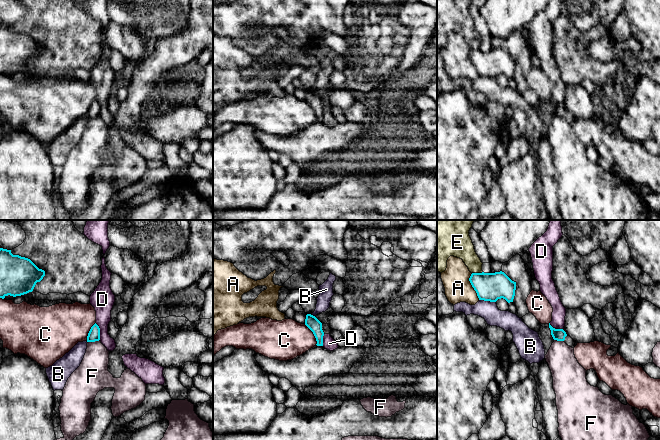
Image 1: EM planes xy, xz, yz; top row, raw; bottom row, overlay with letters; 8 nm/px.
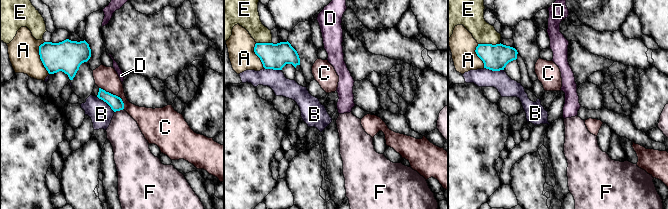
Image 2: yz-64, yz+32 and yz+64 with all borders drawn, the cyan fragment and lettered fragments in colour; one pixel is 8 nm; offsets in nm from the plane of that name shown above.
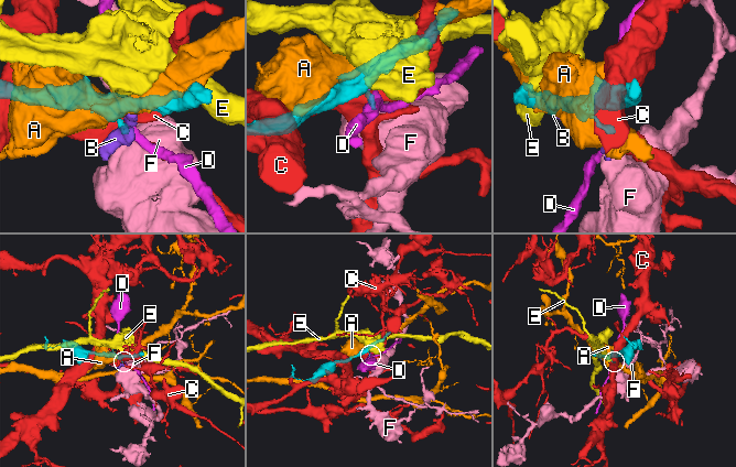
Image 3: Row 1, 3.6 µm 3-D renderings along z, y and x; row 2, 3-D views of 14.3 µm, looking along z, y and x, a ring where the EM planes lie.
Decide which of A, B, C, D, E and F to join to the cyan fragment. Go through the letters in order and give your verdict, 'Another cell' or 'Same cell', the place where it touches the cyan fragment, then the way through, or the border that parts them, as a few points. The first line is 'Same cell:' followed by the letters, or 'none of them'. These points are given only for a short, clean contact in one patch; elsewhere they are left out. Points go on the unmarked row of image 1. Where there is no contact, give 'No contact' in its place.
Same cell: none of them
A: Another cell. Touches cyan at yz (472, 62)
B: Another cell. Touches cyan at yz (487, 76)
C: Another cell. Touches cyan at xz (313, 109)
D: Another cell. Touches cyan at xy (99, 107). Boundary: xy (95, 99), (99, 104), (100, 115)
E: Another cell. Touches cyan at yz (477, 49)
F: Another cell. Touches cyan at xy (93, 117)

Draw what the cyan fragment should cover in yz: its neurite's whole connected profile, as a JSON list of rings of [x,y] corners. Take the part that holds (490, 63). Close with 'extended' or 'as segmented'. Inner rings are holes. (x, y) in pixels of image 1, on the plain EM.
[[[504,48],[472,49],[469,57],[477,69],[479,76],[496,78],[505,75],[513,78],[516,58],[512,57]]]; as segmented

